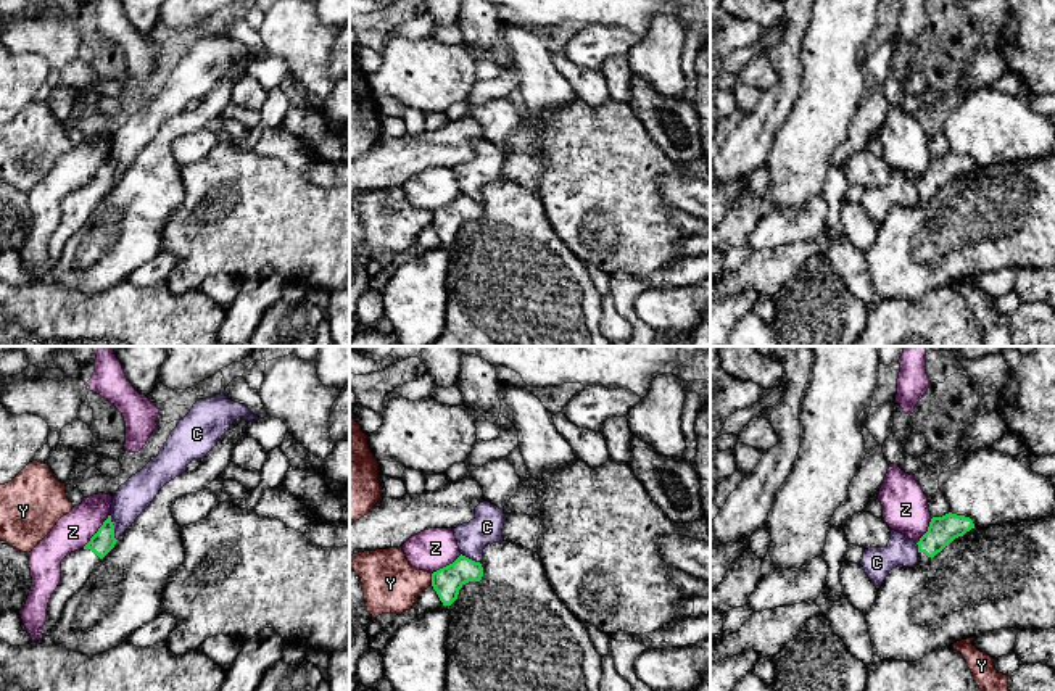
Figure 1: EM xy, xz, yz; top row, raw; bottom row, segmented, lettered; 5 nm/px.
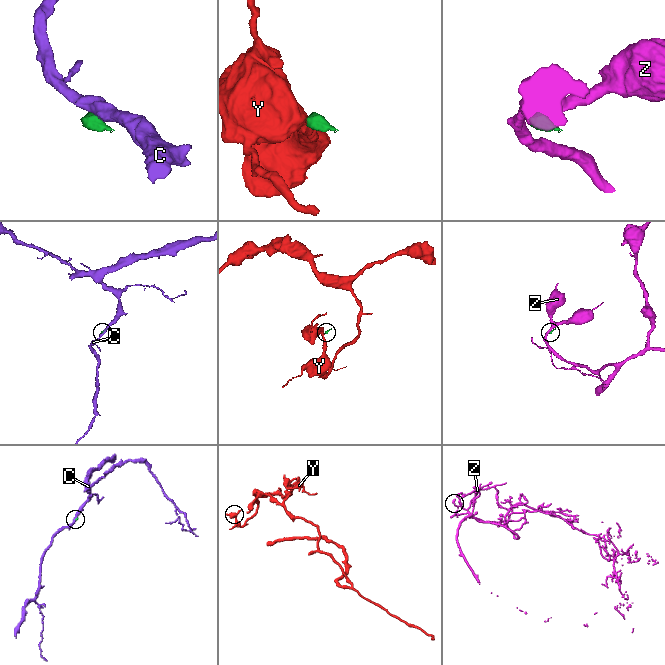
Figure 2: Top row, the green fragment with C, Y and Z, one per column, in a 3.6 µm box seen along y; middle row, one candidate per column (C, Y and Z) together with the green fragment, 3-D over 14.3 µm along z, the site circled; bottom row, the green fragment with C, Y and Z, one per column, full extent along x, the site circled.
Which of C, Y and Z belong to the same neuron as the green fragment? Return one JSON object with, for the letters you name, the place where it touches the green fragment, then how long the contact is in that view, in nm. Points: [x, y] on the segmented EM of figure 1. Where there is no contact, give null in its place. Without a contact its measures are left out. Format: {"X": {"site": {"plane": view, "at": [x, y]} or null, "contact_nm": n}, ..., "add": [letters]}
{"add": []}

